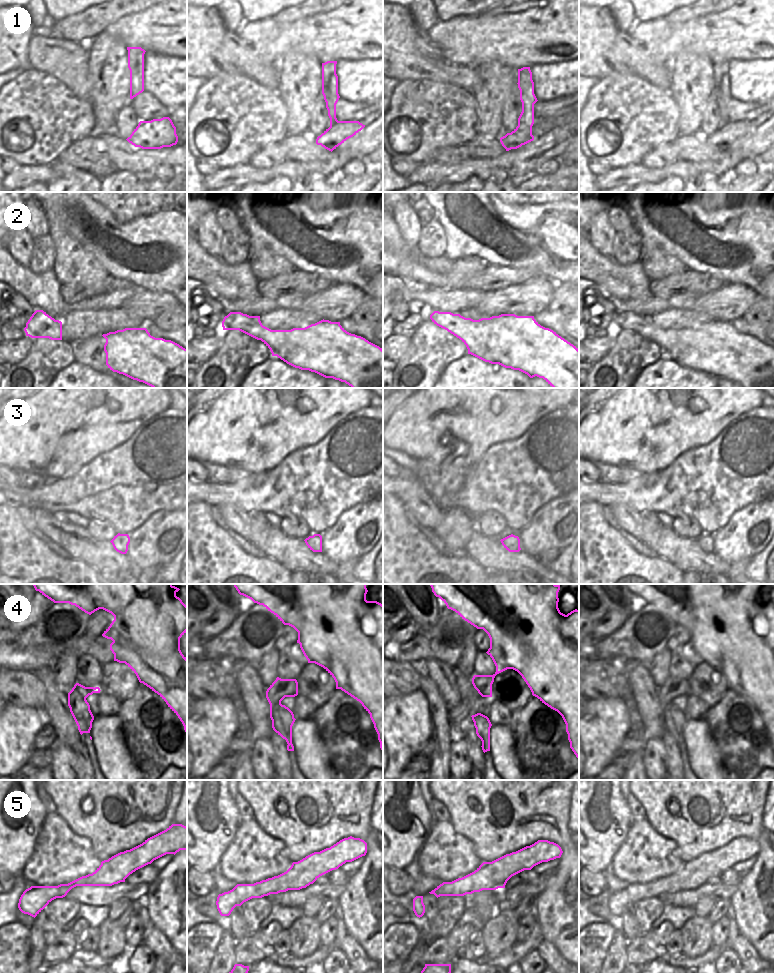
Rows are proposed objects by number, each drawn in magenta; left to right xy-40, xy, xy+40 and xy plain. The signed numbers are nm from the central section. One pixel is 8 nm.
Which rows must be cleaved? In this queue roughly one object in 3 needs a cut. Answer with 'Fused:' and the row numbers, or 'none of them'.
Fused: 1, 4

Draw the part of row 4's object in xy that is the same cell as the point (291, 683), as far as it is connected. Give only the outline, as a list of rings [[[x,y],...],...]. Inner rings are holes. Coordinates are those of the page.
[[[279,677],[276,678],[279,683],[282,684],[284,688],[289,687],[292,690],[292,697],[298,695],[298,682],[296,679],[281,679]]]

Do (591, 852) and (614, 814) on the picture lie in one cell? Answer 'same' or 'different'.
same

